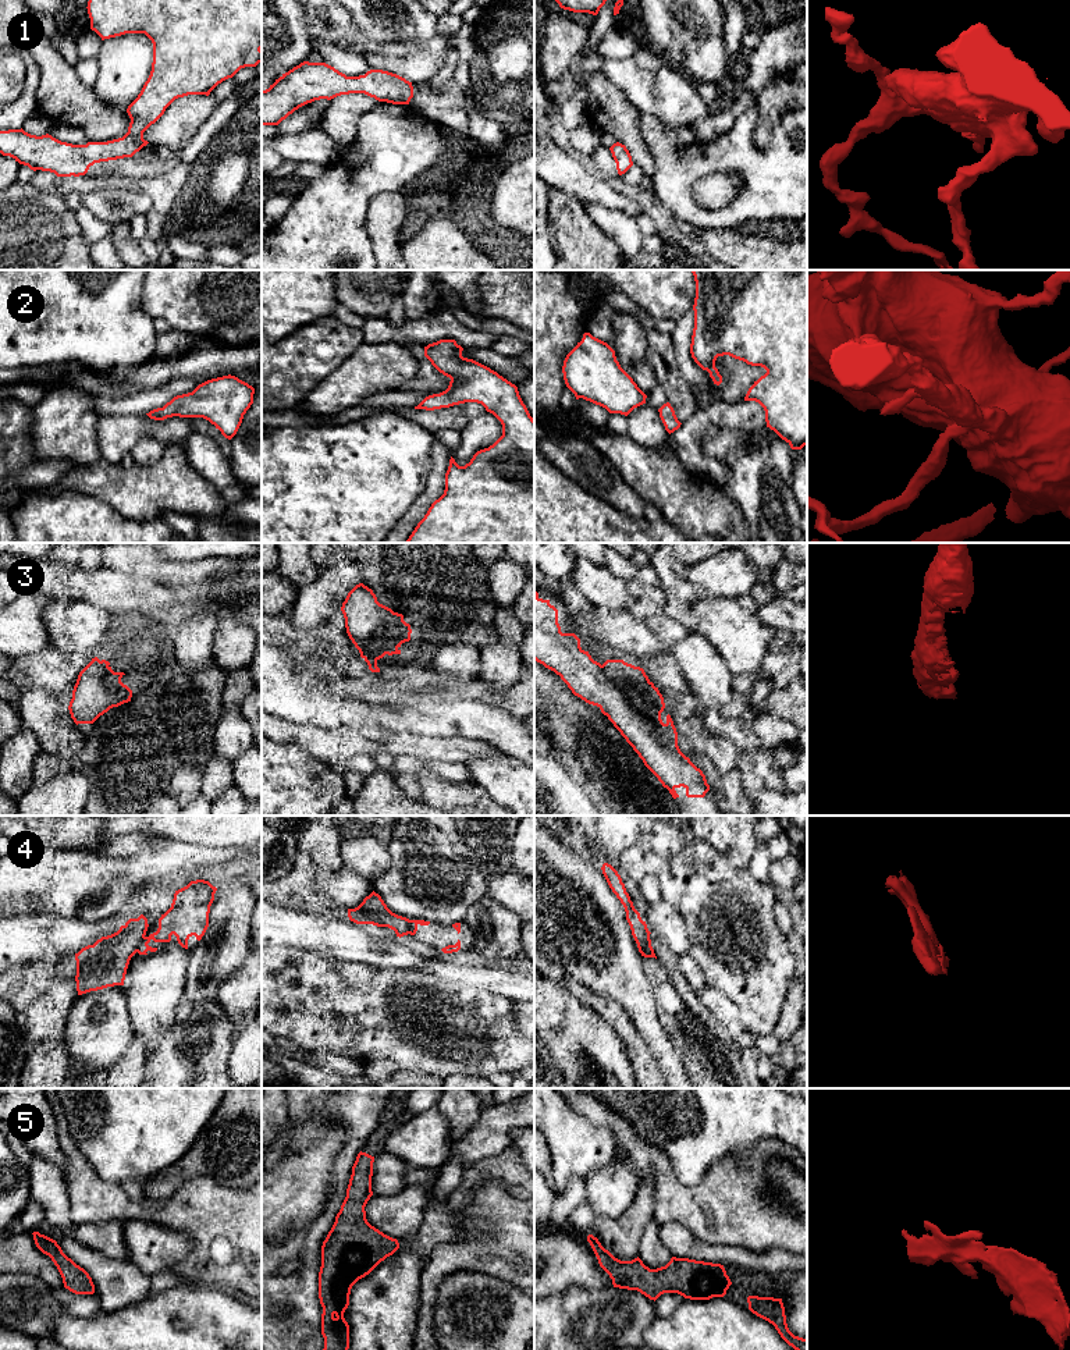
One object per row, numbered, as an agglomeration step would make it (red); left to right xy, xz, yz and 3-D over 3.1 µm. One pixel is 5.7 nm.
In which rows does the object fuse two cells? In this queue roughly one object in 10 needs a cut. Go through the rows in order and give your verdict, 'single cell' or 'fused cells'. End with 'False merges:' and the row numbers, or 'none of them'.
1: single cell
2: single cell
3: single cell
4: fused cells
5: single cell
False merges: 4

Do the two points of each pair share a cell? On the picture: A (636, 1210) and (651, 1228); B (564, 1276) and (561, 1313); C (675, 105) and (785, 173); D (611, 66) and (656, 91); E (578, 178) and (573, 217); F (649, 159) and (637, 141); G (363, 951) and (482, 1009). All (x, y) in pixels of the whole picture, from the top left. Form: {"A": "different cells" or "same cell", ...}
{"A": "different cells", "B": "different cells", "C": "different cells", "D": "same cell", "E": "different cells", "F": "same cell", "G": "different cells"}

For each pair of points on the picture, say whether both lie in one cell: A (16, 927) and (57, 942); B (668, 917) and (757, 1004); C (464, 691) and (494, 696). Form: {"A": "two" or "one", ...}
{"A": "one", "B": "two", "C": "one"}

